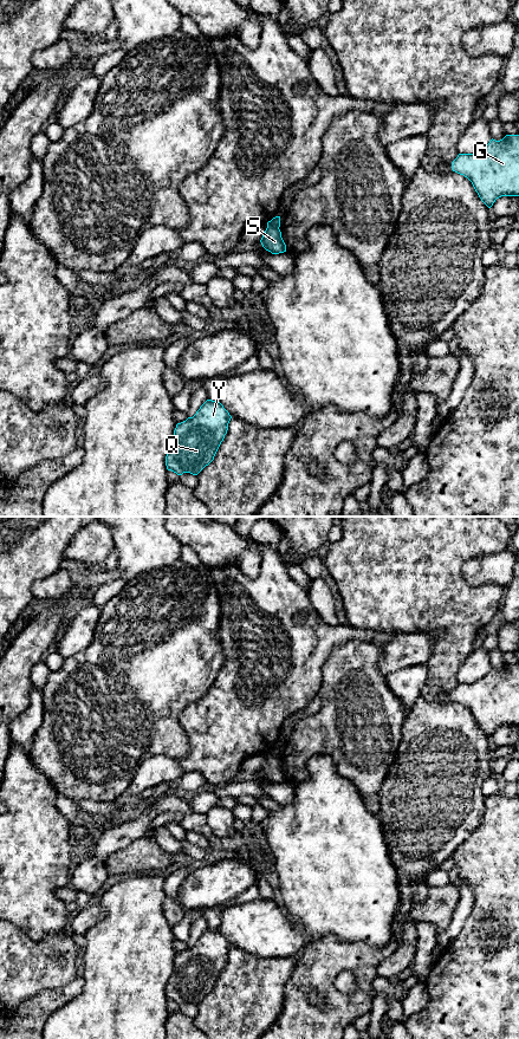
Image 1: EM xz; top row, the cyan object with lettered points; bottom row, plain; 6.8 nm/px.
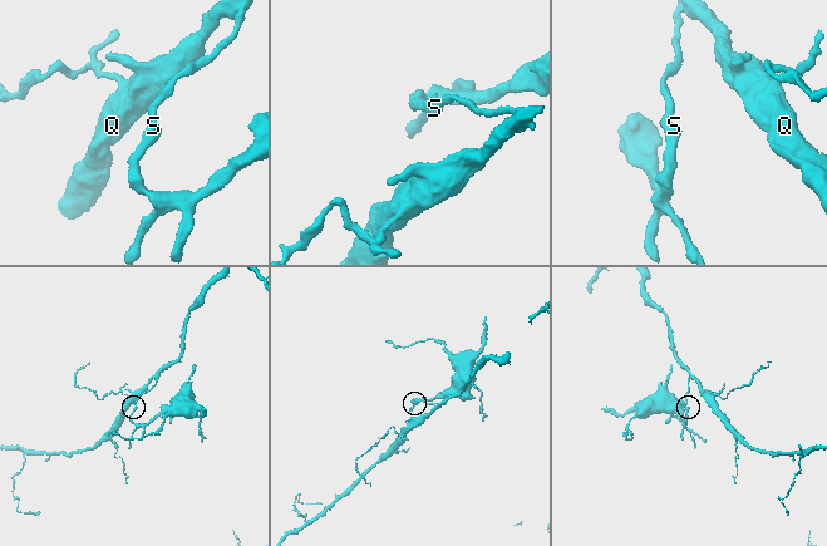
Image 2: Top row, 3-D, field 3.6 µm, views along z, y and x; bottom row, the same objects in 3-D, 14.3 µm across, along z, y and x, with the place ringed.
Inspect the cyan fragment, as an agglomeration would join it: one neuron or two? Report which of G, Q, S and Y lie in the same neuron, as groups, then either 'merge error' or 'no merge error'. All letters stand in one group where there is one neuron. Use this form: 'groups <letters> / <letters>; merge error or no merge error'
groups G S / Q Y; merge error

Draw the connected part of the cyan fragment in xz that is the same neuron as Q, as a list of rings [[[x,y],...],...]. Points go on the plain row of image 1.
[[[207,929],[193,947],[177,953],[174,960],[174,970],[166,986],[168,1000],[182,1005],[190,1002],[197,1005],[208,995],[225,968],[232,946],[219,930]]]

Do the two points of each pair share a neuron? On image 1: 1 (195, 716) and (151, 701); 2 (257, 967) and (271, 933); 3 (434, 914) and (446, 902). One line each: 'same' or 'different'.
1: different
2: different
3: same

